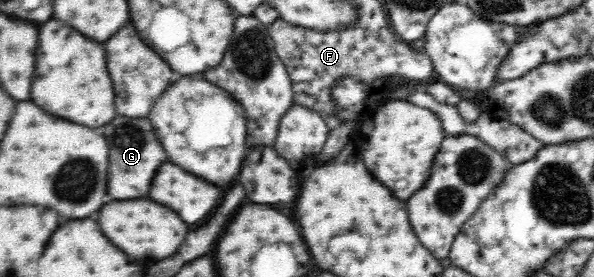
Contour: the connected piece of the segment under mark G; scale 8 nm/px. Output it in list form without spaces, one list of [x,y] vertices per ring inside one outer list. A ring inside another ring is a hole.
[[[116,117],[114,121],[110,121],[108,125],[104,125],[102,129],[97,129],[104,133],[108,147],[110,147],[110,165],[108,165],[108,195],[112,199],[136,199],[136,197],[146,197],[146,193],[150,191],[150,185],[156,177],[158,167],[168,161],[166,151],[162,149],[162,145],[158,143],[154,129],[150,125],[148,119],[128,119],[128,117]]]

